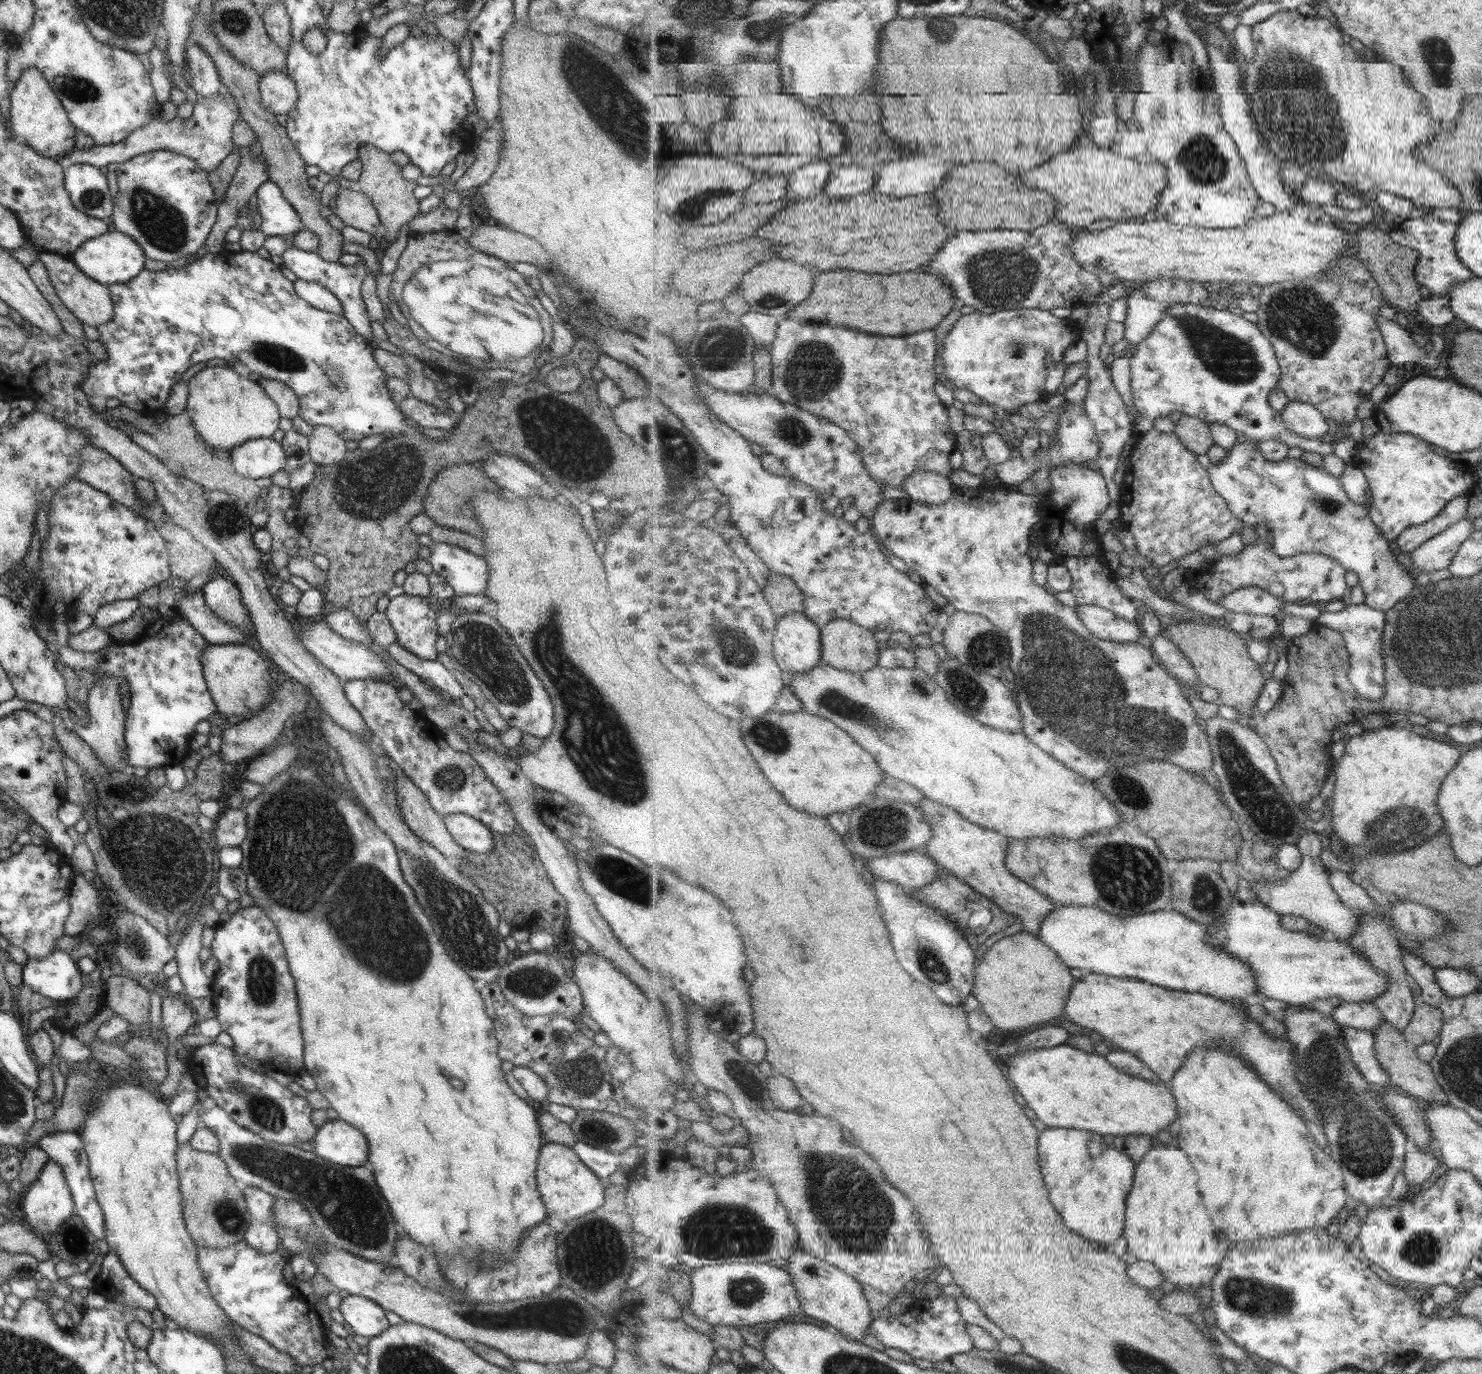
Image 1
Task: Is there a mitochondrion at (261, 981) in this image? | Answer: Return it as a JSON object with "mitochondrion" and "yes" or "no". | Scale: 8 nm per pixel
{"mitochondrion":"yes"}

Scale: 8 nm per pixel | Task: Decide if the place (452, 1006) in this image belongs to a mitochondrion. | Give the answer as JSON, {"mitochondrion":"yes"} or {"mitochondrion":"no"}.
{"mitochondrion":"no"}

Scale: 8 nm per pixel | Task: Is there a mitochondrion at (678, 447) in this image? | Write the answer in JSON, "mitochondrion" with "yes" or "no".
{"mitochondrion":"yes"}

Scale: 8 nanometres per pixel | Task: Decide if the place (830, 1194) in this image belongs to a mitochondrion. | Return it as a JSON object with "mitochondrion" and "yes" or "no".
{"mitochondrion":"yes"}

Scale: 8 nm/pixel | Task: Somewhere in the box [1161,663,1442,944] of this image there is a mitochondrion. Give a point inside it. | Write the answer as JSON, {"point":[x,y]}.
{"point":[1253,789]}

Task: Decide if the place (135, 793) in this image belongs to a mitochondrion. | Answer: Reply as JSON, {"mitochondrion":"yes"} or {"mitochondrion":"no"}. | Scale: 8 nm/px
{"mitochondrion":"yes"}

